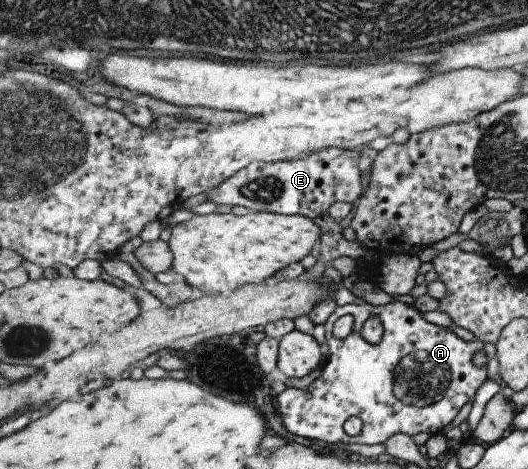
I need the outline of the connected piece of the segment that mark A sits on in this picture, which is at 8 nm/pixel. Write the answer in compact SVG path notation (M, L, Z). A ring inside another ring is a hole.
M399 300L380 306L366 302L362 305L345 304L334 312L324 326L330 356L324 362L321 376L308 388L287 388L277 397L280 415L292 433L335 444L380 445L398 433L410 436L417 433L434 435L452 423L460 409L474 399L480 385L487 380L486 366L476 367L472 361L474 355L484 349L483 342L476 340L468 329L458 325L444 328L428 322L412 306ZM348 313L354 317L354 328L347 337L338 338L334 335L334 325L342 319L342 315ZM371 315L378 315L384 328L378 345L372 345L362 337L362 325ZM350 417L361 419L363 427L359 435L348 436L344 431L344 423Z

